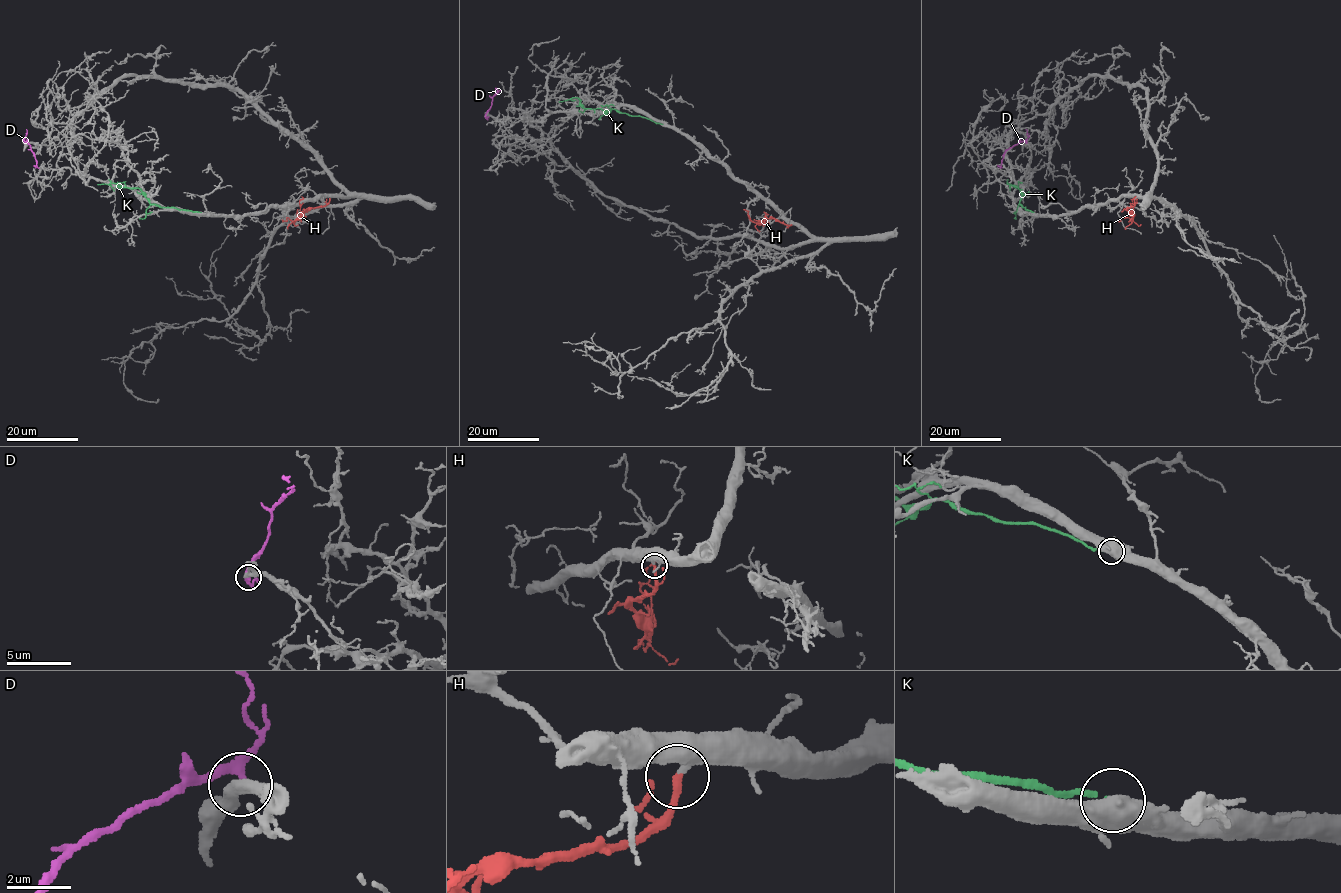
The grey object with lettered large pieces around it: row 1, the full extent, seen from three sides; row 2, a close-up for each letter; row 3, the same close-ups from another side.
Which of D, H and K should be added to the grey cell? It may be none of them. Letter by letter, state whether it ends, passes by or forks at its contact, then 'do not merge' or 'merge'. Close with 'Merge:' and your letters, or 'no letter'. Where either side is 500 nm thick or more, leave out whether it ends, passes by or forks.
D: it passes by; merge
H: it ends there; merge
K: it ends there; do not merge
Merge: D, H

